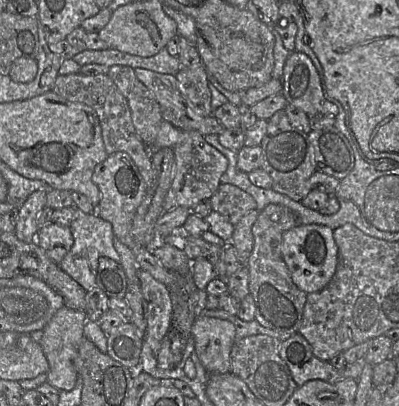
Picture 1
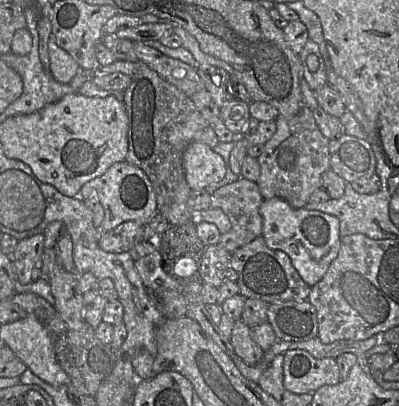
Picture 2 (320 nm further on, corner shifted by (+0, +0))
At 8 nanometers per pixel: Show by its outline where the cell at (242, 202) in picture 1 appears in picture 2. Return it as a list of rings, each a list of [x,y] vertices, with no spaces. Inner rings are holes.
[[[243,177],[211,194],[211,207],[220,208],[227,215],[232,225],[230,231],[221,234],[218,245],[232,253],[262,235],[263,219],[260,214],[260,206],[263,200],[258,183]]]

